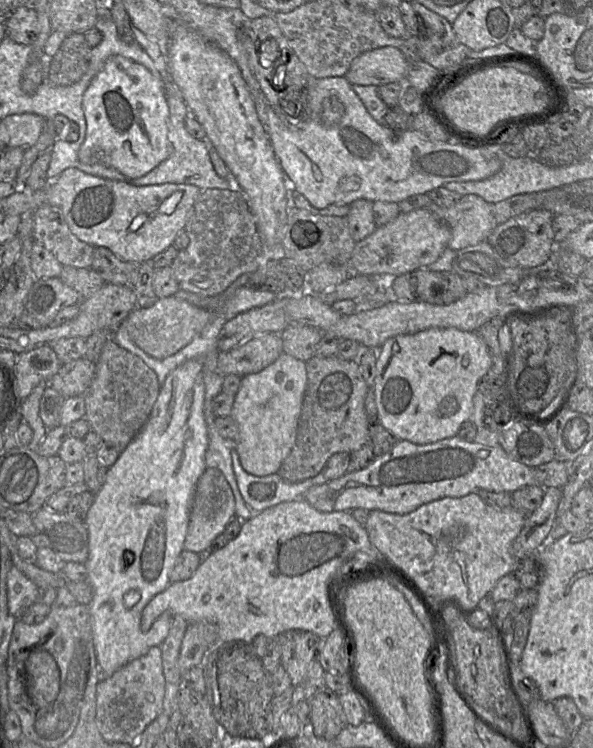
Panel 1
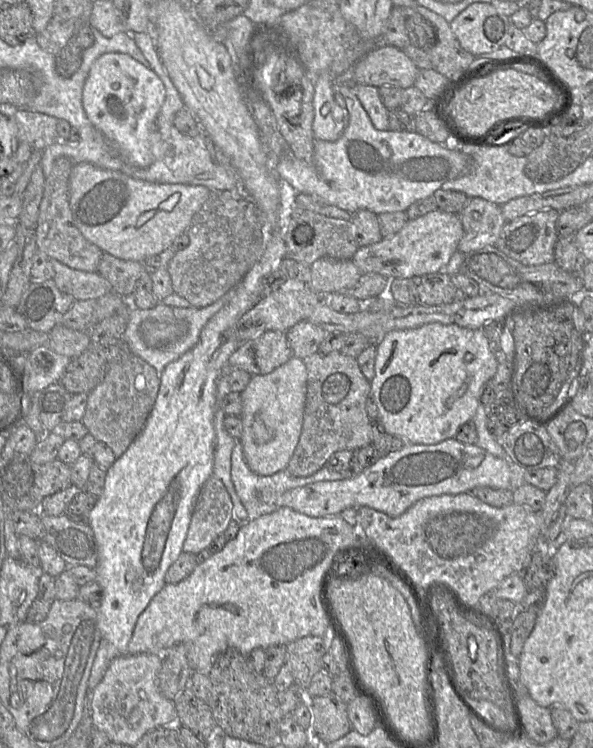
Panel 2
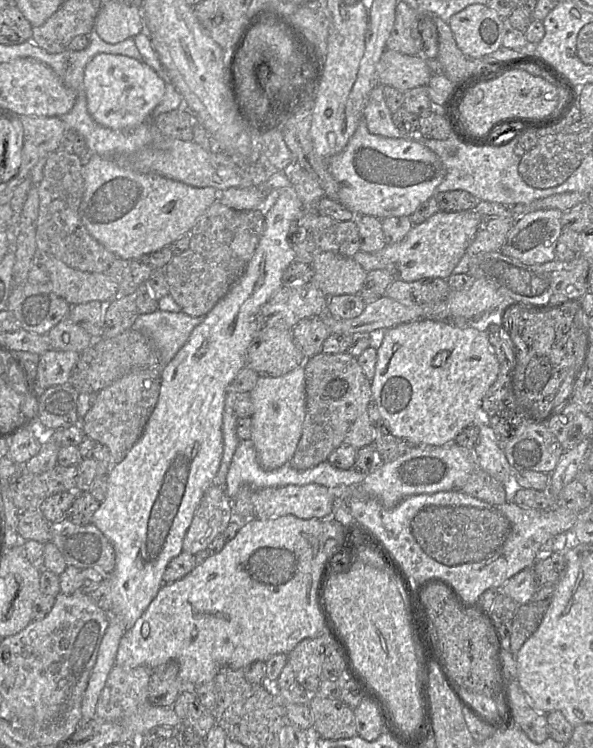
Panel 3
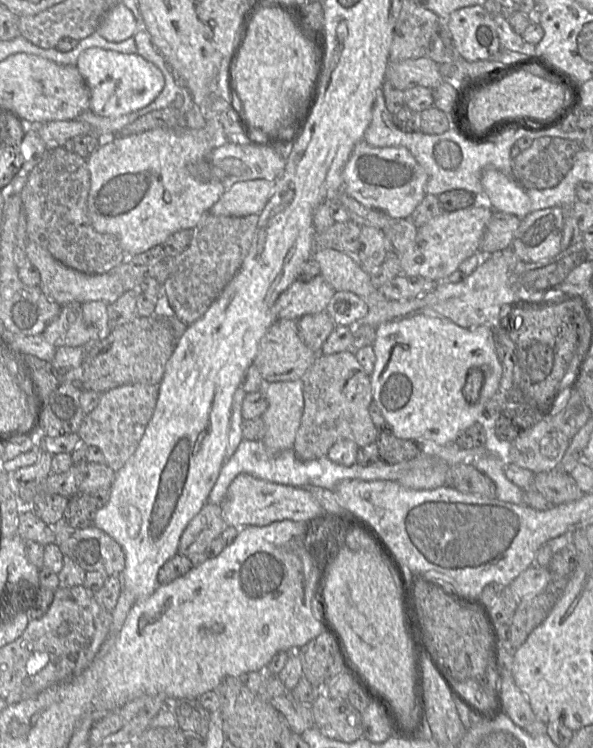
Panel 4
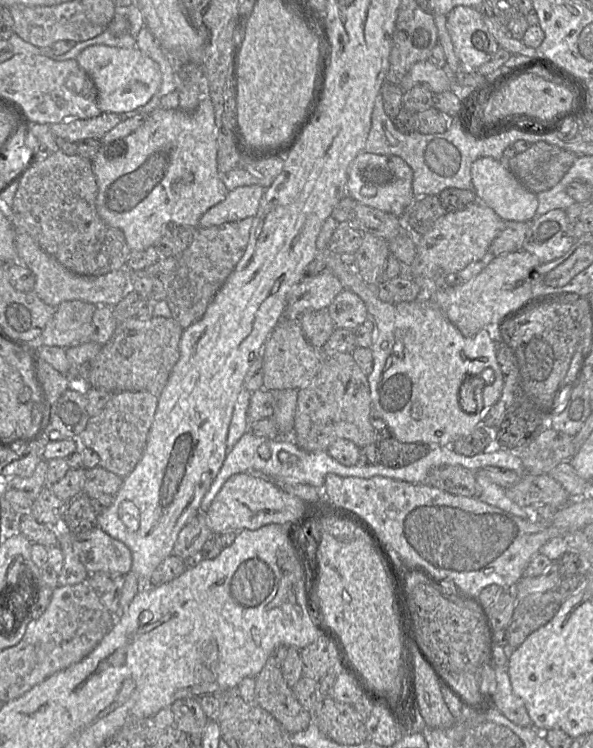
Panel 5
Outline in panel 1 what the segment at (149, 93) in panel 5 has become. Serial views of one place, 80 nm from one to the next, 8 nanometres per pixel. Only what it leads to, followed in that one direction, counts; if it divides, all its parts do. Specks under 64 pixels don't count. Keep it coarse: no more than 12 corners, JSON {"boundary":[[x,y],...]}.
{"boundary":[[120,55],[85,91],[81,162],[139,178],[173,153],[164,81]]}

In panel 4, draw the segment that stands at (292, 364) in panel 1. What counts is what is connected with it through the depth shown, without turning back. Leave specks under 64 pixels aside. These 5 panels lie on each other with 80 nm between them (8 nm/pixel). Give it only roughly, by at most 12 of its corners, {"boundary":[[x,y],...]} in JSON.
{"boundary":[[303,379],[265,383],[262,438],[272,454],[293,449]]}

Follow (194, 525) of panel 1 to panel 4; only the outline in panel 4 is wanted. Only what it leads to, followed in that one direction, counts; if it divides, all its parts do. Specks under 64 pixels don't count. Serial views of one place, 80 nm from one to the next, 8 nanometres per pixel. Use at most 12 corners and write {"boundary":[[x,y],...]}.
{"boundary":[[206,502],[183,531],[177,554],[203,553],[225,530],[221,505]]}

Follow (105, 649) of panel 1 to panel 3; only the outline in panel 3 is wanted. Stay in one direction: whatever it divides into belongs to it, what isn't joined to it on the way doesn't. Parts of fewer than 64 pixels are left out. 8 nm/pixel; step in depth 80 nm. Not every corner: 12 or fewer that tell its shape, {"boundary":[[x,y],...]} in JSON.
{"boundary":[[292,186],[243,274],[161,371],[92,516],[133,627],[222,455],[226,388],[296,254]]}

